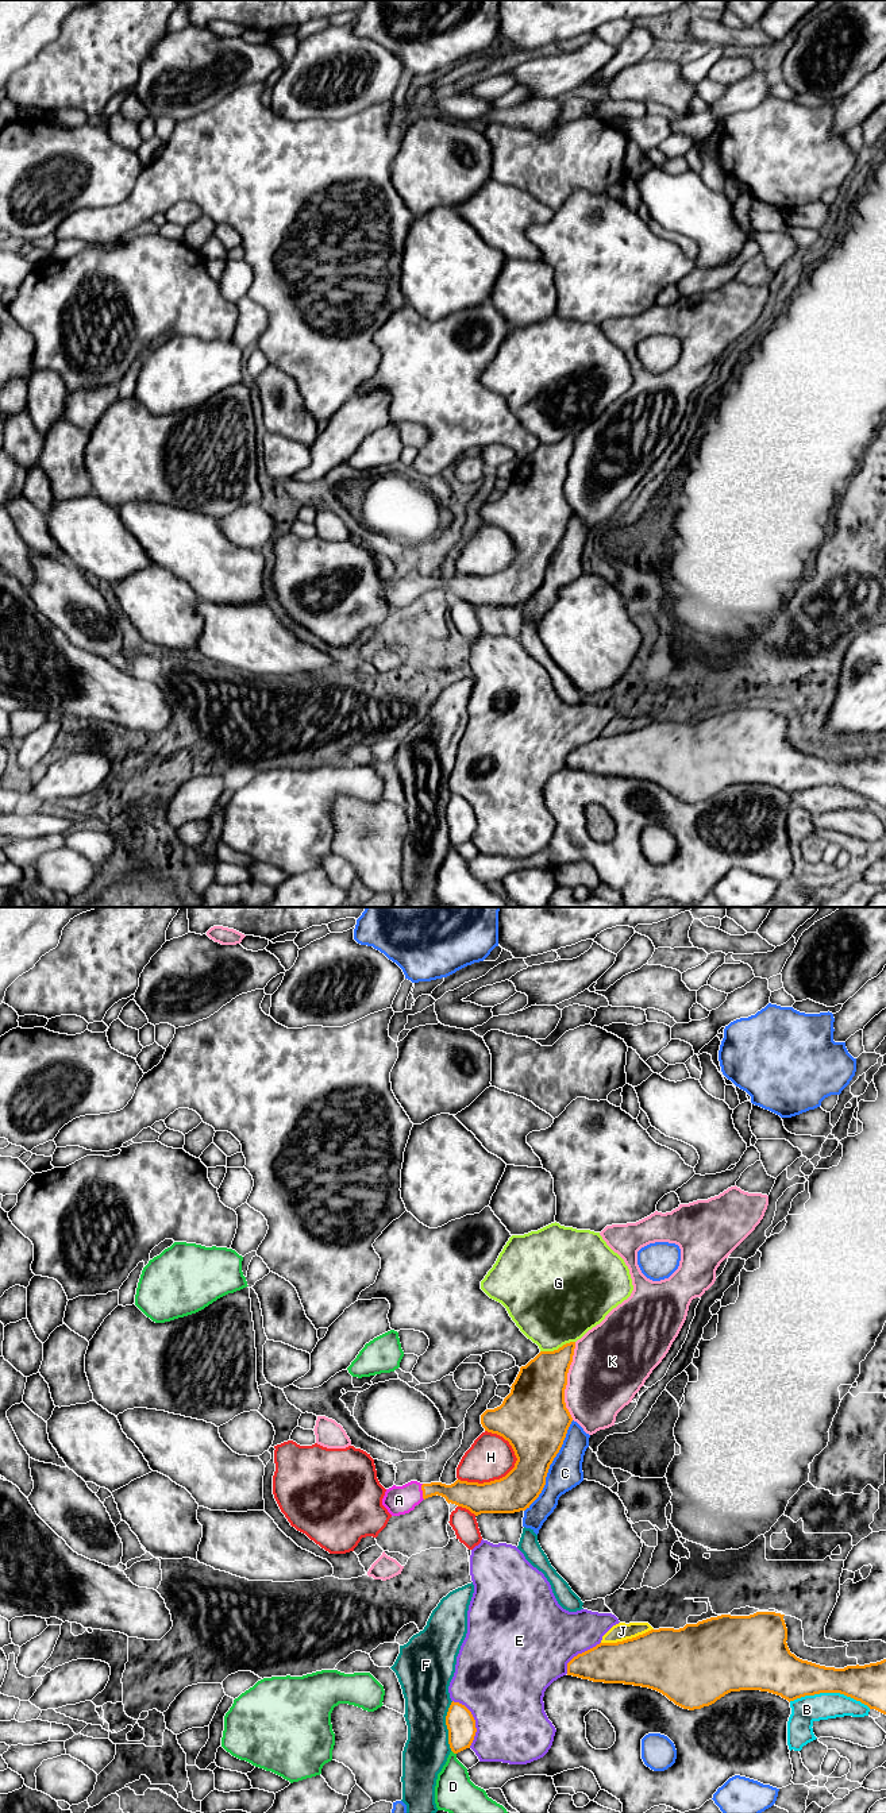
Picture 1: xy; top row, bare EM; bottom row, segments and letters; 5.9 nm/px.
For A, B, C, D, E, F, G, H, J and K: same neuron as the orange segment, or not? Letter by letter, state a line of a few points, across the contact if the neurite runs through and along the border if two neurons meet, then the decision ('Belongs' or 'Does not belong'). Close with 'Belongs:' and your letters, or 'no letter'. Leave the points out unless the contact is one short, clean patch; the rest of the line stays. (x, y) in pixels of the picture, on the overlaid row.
A: Line: xy (462, 1493), (446, 1491), (423, 1492), (413, 1492), (399, 1500). Belongs
B: Does not belong
C: Does not belong
D: Does not belong
E: Does not belong
F: Does not belong
G: Does not belong
H: Does not belong
J: Does not belong
K: Does not belong
Belongs: A

